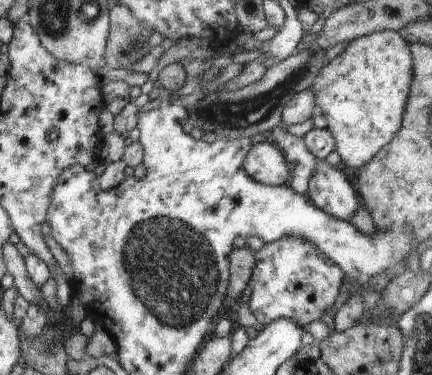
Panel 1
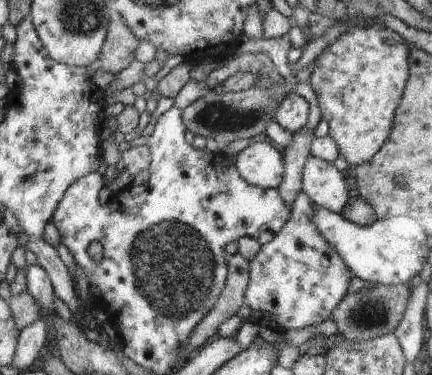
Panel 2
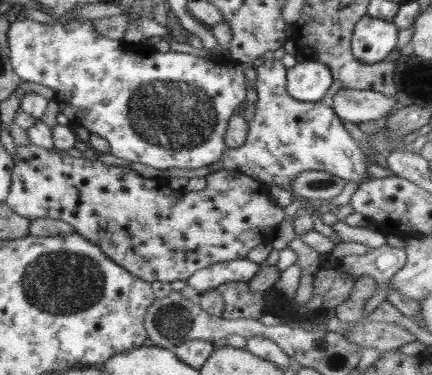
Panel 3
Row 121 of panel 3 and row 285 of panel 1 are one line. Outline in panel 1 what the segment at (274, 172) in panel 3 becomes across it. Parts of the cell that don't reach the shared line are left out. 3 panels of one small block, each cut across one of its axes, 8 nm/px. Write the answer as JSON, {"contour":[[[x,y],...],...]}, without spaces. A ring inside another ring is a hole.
{"contour":[[[281,238],[271,244],[265,242],[255,252],[255,266],[249,280],[249,310],[261,328],[277,318],[289,318],[301,328],[307,328],[311,320],[319,320],[319,316],[333,306],[341,284],[343,270],[313,244],[299,238]]]}

